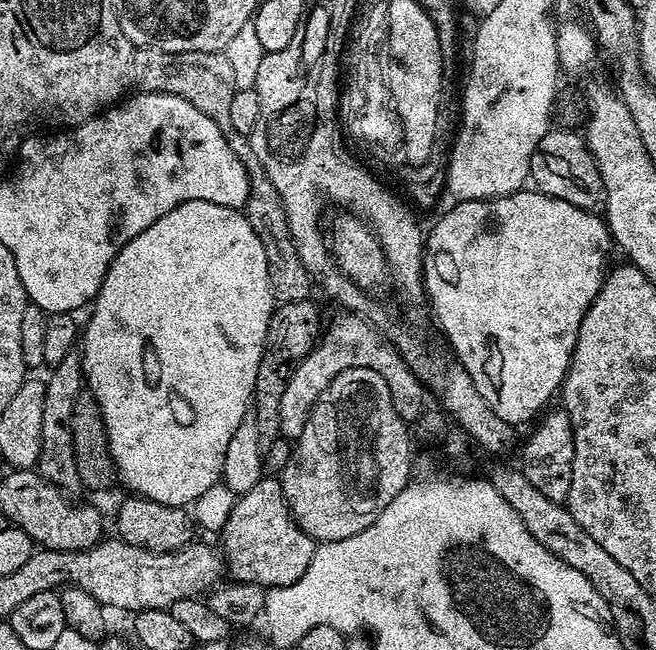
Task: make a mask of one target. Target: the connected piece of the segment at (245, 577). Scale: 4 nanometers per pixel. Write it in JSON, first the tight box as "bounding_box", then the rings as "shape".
{"bounding_box":[222,478,317,588],"shape":[[[265,478],[244,496],[236,497],[234,510],[230,510],[230,518],[222,533],[224,548],[222,560],[233,581],[242,584],[258,584],[261,588],[285,588],[302,574],[306,574],[306,566],[310,566],[310,558],[314,558],[317,541],[296,525],[292,512],[288,508],[286,498],[282,494],[279,479]]]}

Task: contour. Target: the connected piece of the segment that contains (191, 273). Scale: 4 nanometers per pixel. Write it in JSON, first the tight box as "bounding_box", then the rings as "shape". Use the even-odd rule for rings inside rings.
{"bounding_box":[82,200,274,508],"shape":[[[205,200],[182,202],[174,206],[170,214],[162,214],[162,218],[154,222],[154,226],[146,226],[142,234],[130,238],[130,242],[126,242],[118,250],[114,262],[110,262],[106,270],[95,300],[90,305],[92,313],[88,316],[88,325],[85,328],[83,325],[82,328],[82,366],[87,391],[91,392],[102,410],[115,475],[119,483],[121,480],[129,488],[129,493],[145,496],[166,506],[184,508],[192,505],[221,479],[226,446],[230,446],[230,438],[234,430],[238,430],[238,422],[242,422],[242,418],[250,412],[254,382],[258,378],[258,362],[262,362],[273,307],[274,297],[266,250],[262,242],[258,242],[258,234],[254,234],[254,226],[250,226],[243,211],[235,208],[218,206]]]}

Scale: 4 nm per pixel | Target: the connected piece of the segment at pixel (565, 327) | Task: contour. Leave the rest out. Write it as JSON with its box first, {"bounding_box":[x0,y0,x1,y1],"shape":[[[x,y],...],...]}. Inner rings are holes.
{"bounding_box":[424,190,614,426],"shape":[[[521,190],[511,192],[509,196],[500,196],[496,200],[462,200],[453,203],[452,209],[433,226],[427,233],[424,250],[424,290],[427,303],[432,303],[432,312],[448,339],[447,347],[454,353],[455,359],[470,374],[474,386],[478,386],[478,394],[486,398],[486,406],[498,414],[510,425],[521,426],[532,415],[543,413],[549,407],[548,399],[561,391],[564,376],[572,362],[572,351],[576,348],[578,330],[582,326],[582,318],[586,310],[594,302],[604,285],[604,277],[608,264],[608,247],[613,247],[614,241],[608,235],[607,223],[595,211],[570,206],[570,202],[562,202],[553,196],[546,196],[539,190]]]}

